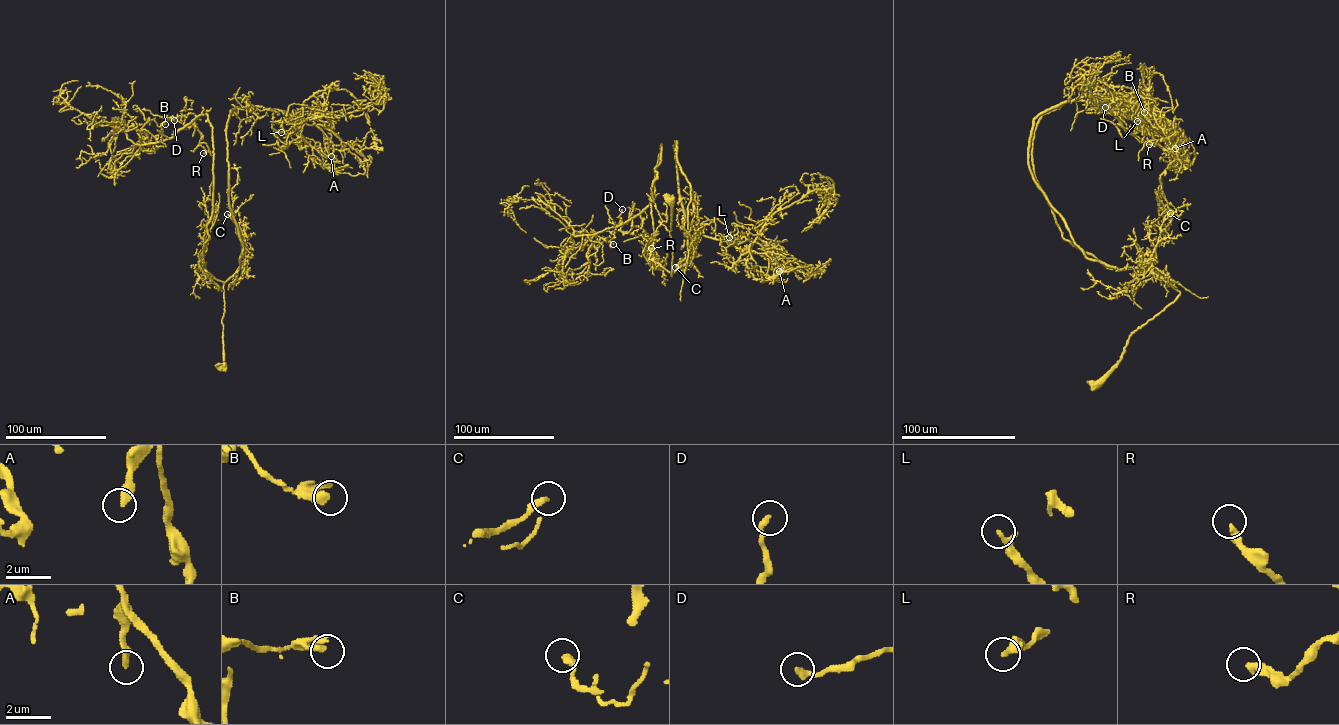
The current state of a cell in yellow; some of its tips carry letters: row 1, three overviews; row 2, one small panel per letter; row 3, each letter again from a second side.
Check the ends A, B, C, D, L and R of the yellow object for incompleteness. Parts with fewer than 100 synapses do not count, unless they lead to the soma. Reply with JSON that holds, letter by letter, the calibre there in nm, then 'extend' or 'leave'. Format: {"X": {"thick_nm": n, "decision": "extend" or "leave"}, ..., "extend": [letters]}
{"A": {"thick_nm": 340, "decision": "leave"}, "B": {"thick_nm": 280, "decision": "leave"}, "C": {"thick_nm": 320, "decision": "leave"}, "D": {"thick_nm": 260, "decision": "leave"}, "L": {"thick_nm": 240, "decision": "leave"}, "R": {"thick_nm": 320, "decision": "leave"}, "extend": []}

